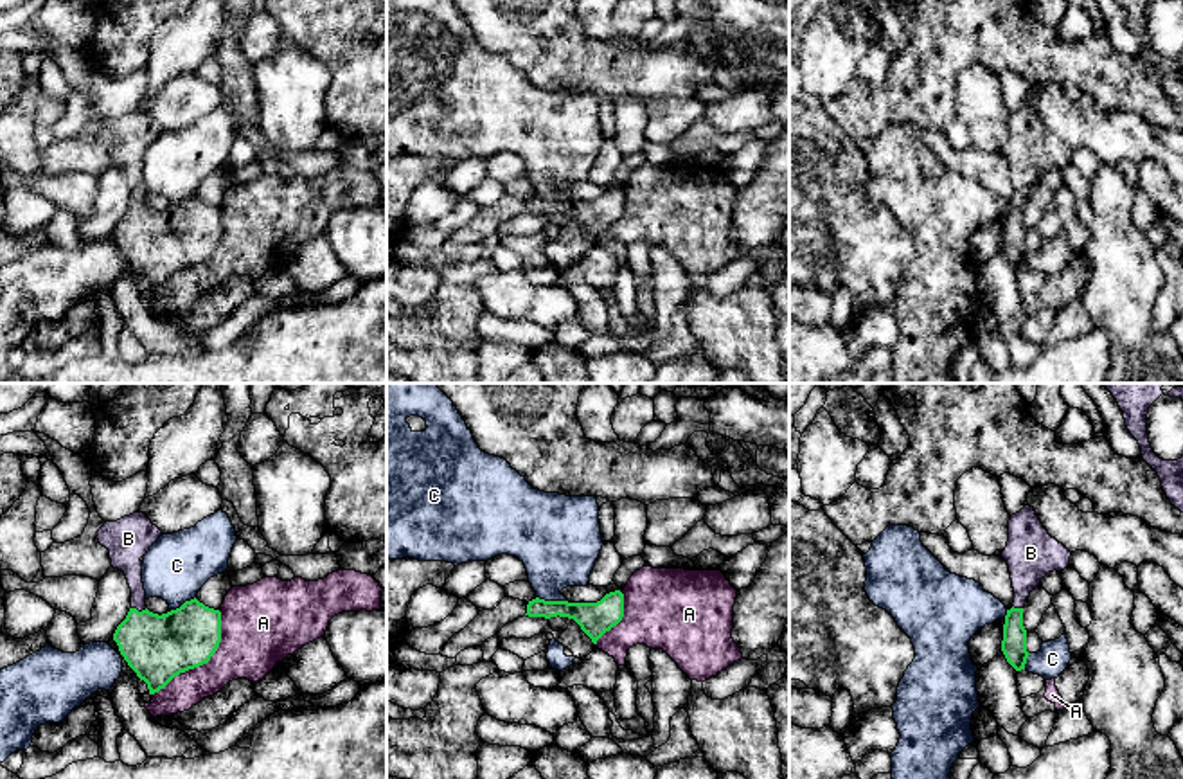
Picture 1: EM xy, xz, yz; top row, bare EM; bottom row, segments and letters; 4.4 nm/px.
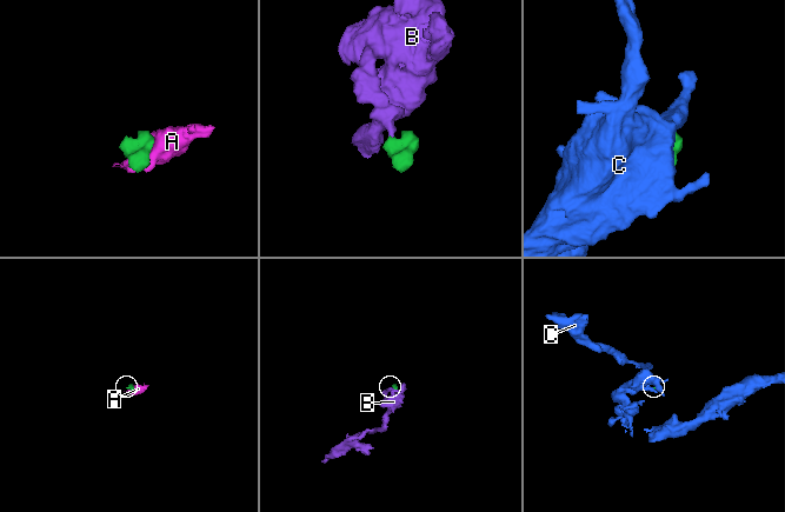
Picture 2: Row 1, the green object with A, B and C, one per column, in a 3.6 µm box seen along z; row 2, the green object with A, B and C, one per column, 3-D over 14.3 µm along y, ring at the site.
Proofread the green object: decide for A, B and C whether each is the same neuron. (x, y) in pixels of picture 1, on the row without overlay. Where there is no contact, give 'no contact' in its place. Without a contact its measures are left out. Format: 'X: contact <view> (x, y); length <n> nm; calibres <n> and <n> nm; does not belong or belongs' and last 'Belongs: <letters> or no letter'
A: contact xy (204, 259); length 500 nm; calibres 300 and 300 nm; does not belong
B: contact xy (137, 207); length 70 nm; calibres 300 and 130 nm; belongs
C: contact xz (552, 198); length 150 nm; calibres 150 and 360 nm; does not belong
Belongs: B

